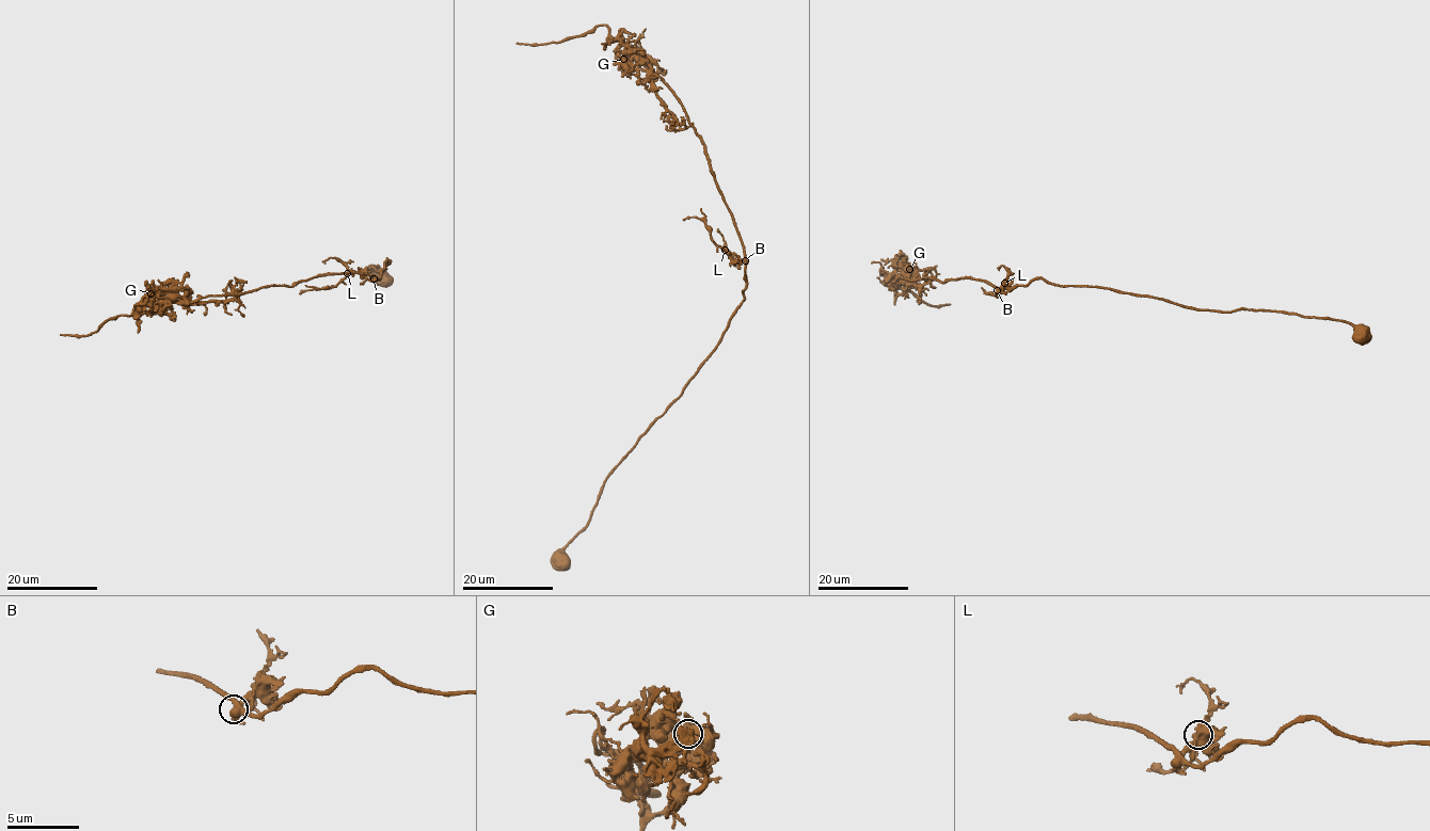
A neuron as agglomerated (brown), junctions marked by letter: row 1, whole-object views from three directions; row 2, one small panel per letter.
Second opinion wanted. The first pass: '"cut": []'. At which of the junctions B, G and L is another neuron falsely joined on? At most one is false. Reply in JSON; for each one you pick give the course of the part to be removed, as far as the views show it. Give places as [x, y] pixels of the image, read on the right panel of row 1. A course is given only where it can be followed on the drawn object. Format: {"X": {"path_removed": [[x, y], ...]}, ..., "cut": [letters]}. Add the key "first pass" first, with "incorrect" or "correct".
{"first pass": "correct", "cut": []}

